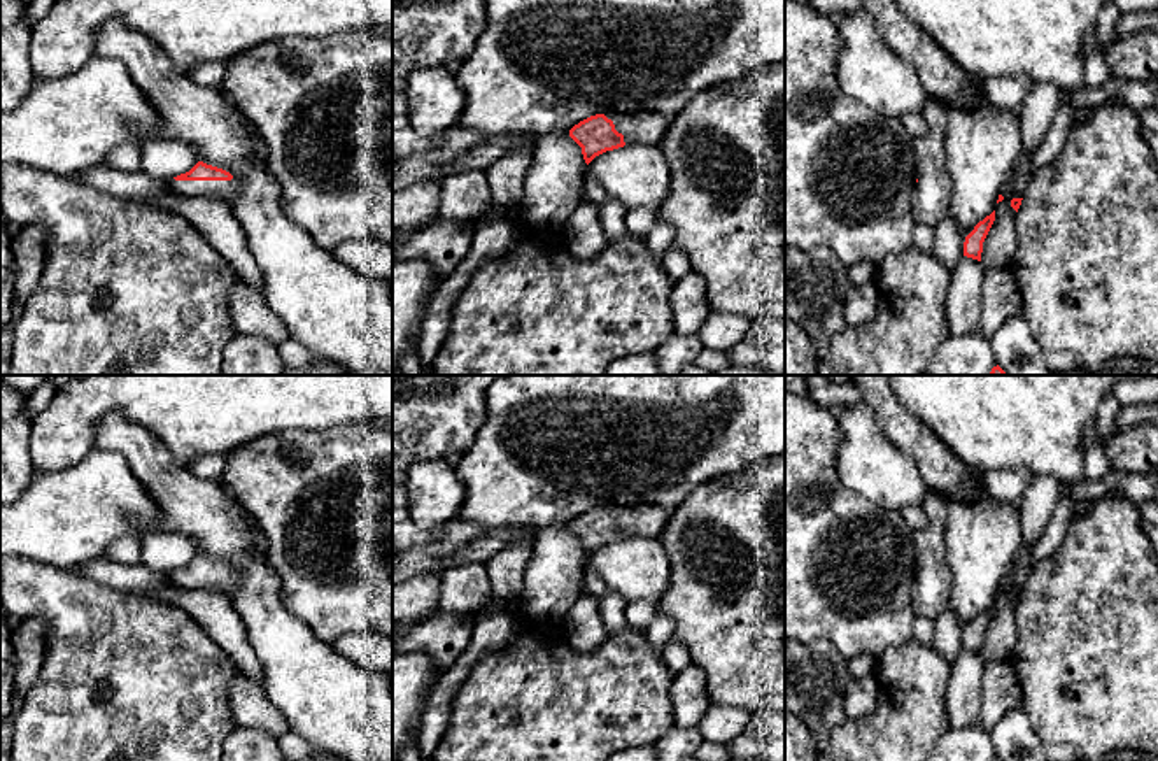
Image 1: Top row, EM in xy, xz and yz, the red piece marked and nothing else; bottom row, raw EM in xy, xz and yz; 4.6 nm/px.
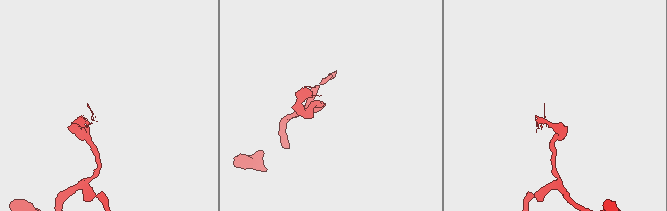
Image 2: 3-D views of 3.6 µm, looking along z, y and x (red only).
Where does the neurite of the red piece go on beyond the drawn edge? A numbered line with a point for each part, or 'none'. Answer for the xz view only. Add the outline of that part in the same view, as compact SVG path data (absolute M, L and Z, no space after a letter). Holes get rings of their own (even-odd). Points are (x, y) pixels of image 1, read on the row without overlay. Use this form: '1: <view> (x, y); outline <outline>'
1: xz (647, 519); outline M660 505L639 507L604 507L613 514L615 523L624 528L625 538L655 537L659 538L671 516L671 510Z

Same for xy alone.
1: xy (223, 583); outline M237 570L231 573L175 573L172 572L170 580L180 589L210 589L229 596L240 582Z

